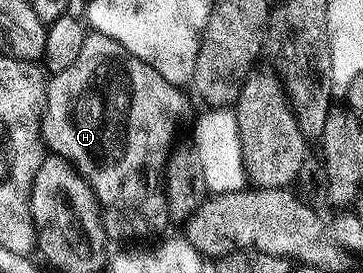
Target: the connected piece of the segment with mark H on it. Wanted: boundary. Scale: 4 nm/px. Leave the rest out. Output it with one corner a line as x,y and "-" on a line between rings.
90,31
86,35
83,47
79,49
79,54
75,57
75,62
71,62
71,66
67,66
67,70
56,73
46,83
45,109
41,111
41,138
45,142
46,149
52,155
62,156
68,164
72,164
77,169
81,179
88,182
89,189
93,192
93,197
97,200
97,206
101,210
101,225
104,226
106,237
110,241
137,240
133,242
141,242
144,241
141,240
144,236
153,236
156,232
163,231
165,227
170,227
171,221
167,198
165,197
163,177
165,175
165,166
169,163
169,153
174,147
173,135
177,132
175,122
185,112
185,96
181,92
184,91
178,85
172,84
167,78
163,78
163,74
159,74
157,70
147,66
147,62
143,62
127,50
123,50
123,46
119,46
119,42
115,42
95,31

